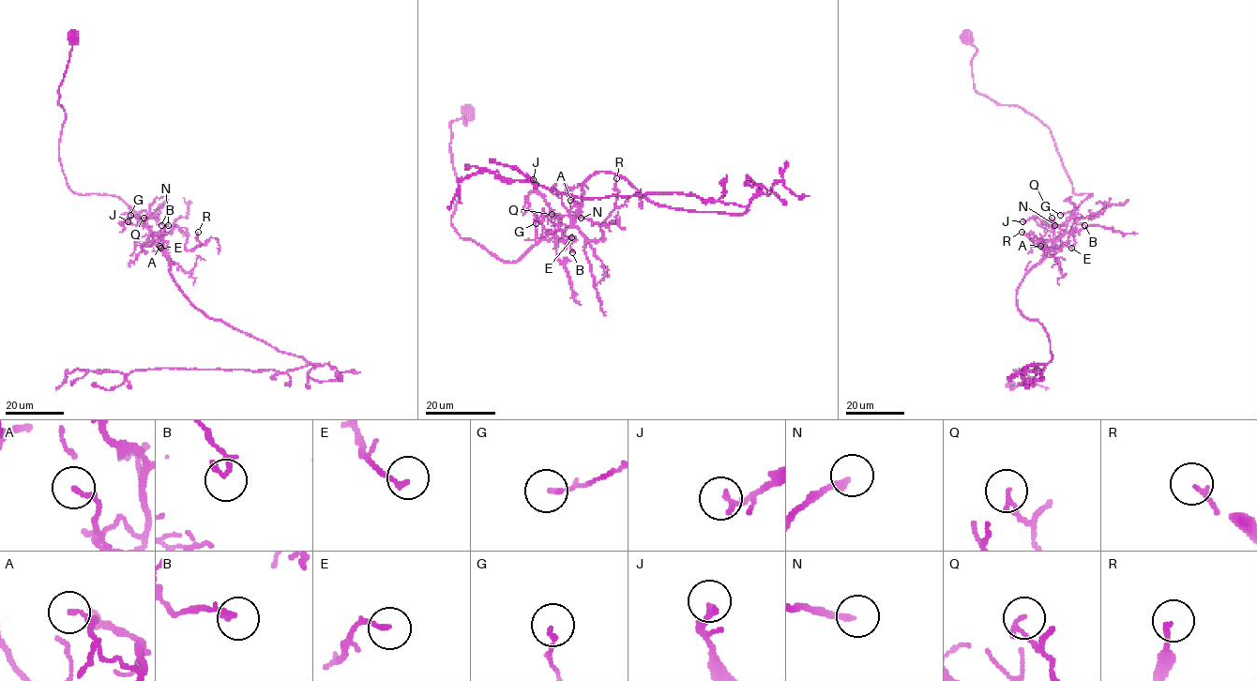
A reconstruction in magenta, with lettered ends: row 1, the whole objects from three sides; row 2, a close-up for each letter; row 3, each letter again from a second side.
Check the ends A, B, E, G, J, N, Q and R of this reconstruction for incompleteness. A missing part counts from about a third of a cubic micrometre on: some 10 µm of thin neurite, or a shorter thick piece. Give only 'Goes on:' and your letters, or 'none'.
Goes on: N

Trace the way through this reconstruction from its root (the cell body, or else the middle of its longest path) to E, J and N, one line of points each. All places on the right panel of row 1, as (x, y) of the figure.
E: (966, 37), (976, 49), (975, 89), (1038, 118), (1050, 129), (1072, 191), (1093, 195), (1067, 224), (1071, 248)
J: (966, 37), (976, 49), (975, 89), (1038, 118), (1072, 191), (1093, 195), (1065, 230), (1035, 216), (1022, 221)
N: (966, 37), (976, 49), (975, 89), (1038, 118), (1050, 129), (1072, 191), (1093, 195), (1055, 239), (1054, 225)

